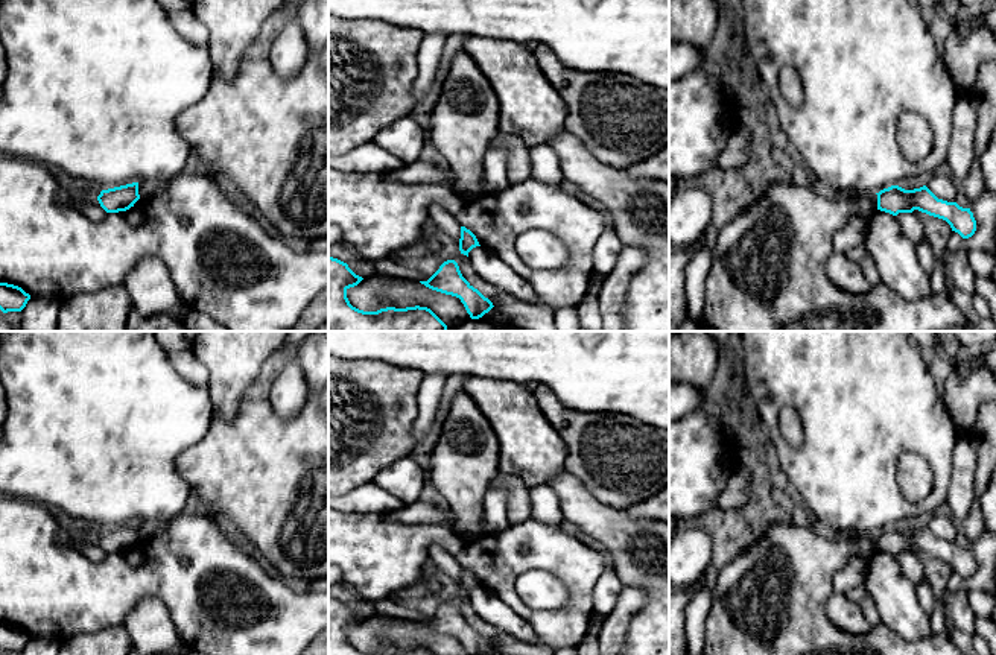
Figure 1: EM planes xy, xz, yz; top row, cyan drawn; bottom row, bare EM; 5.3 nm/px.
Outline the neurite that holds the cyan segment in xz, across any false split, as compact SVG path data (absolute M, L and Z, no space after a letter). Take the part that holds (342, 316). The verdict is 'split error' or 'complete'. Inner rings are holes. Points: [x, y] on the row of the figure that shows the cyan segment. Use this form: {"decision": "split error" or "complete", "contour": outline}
{"decision": "complete", "contour": "M328 257L328 331L447 331L447 325L427 307L377 312L353 307L347 290L362 280L347 263Z"}

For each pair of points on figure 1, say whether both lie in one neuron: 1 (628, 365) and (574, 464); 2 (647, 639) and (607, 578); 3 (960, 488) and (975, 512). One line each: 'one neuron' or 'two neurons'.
1: two neurons
2: two neurons
3: two neurons

